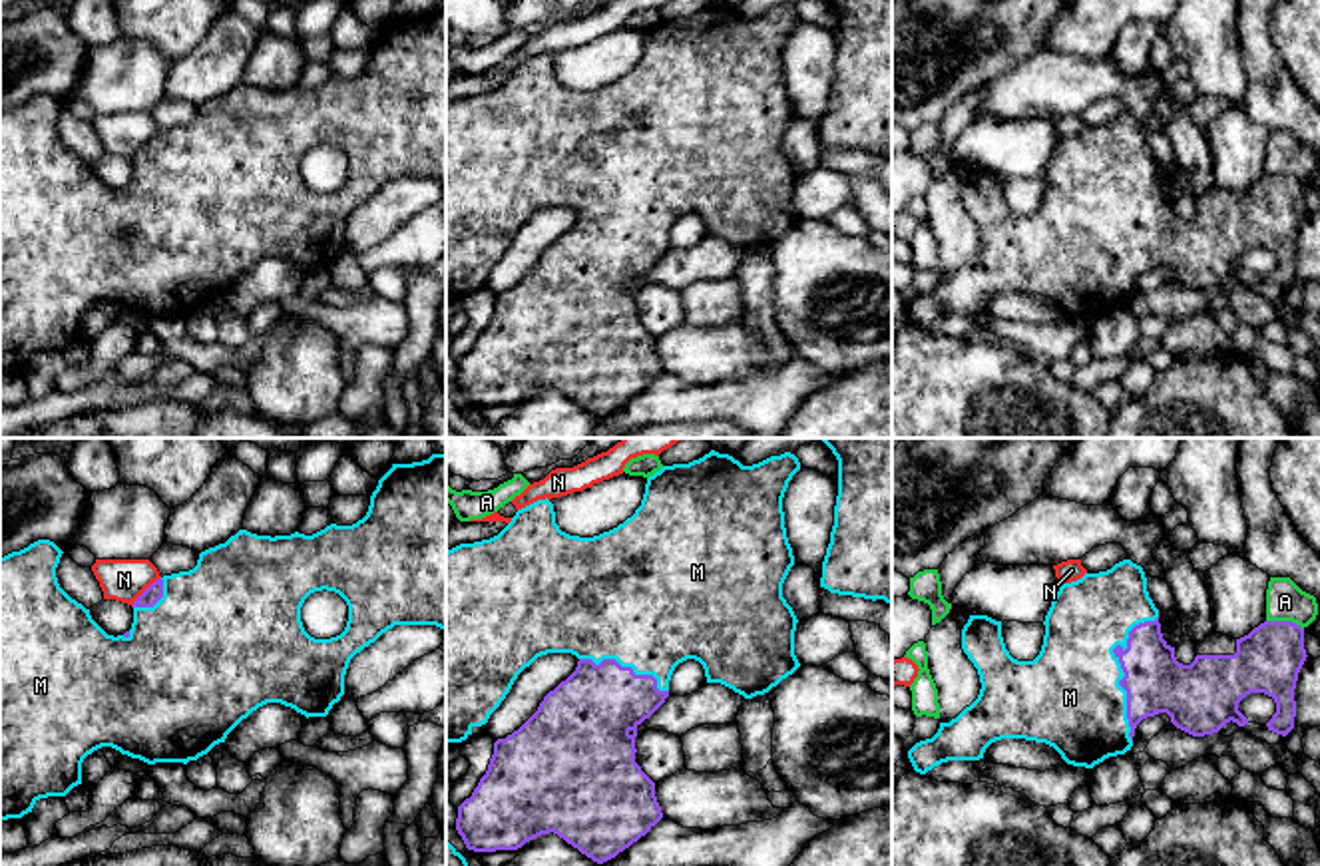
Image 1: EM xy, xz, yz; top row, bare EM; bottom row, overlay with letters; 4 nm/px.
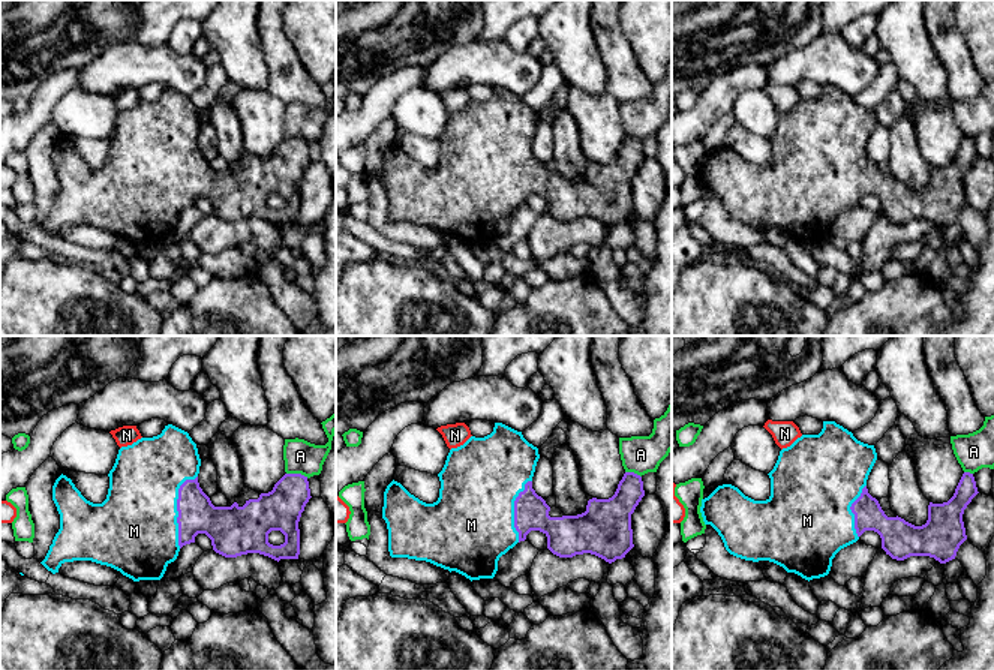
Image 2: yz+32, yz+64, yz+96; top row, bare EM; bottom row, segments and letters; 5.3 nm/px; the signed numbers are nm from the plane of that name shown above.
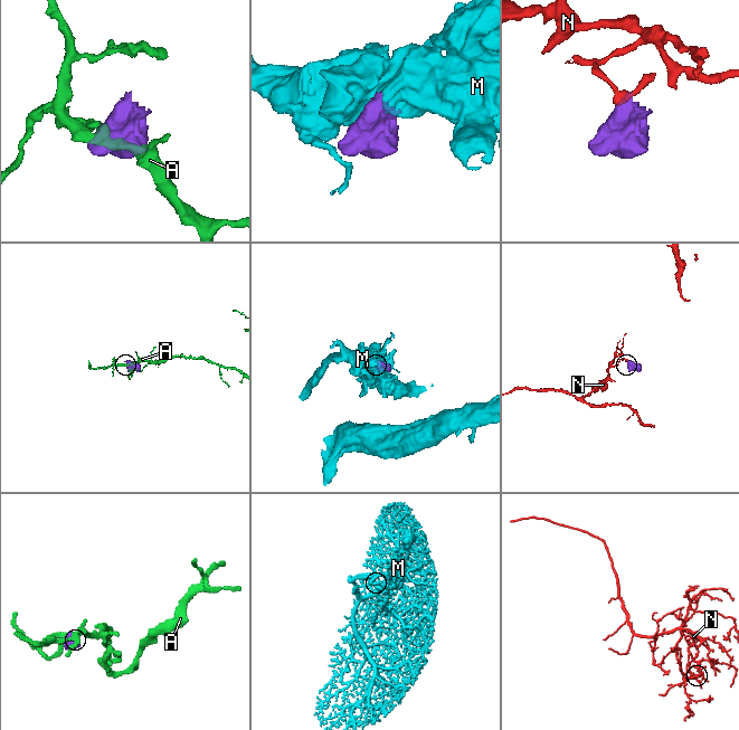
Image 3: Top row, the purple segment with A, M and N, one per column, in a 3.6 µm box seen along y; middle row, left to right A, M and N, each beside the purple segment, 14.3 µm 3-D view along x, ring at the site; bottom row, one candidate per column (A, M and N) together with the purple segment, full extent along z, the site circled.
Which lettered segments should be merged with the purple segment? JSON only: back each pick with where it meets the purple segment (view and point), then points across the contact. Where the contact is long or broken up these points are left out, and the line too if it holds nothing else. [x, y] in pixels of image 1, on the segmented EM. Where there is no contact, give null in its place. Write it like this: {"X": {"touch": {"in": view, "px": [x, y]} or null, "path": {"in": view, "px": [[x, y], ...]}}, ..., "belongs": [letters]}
{"M": {"touch": {"in": "yz", "px": [1121, 667]}}, "belongs": ["M"]}

